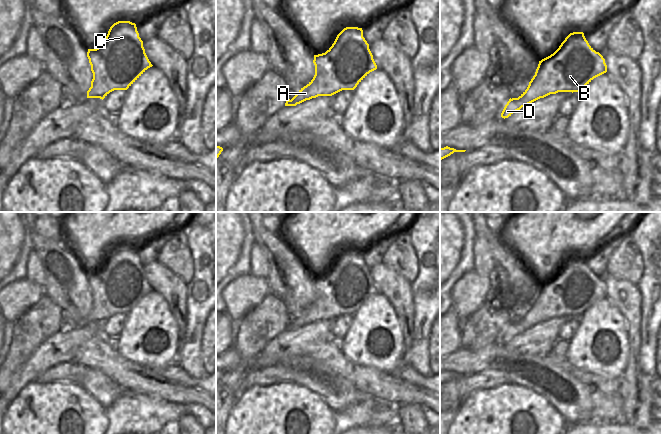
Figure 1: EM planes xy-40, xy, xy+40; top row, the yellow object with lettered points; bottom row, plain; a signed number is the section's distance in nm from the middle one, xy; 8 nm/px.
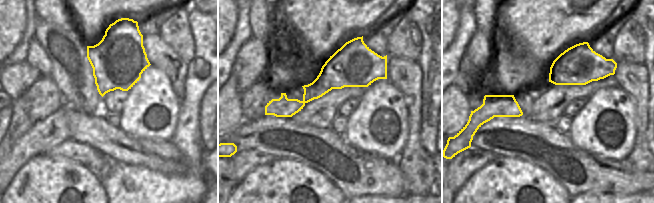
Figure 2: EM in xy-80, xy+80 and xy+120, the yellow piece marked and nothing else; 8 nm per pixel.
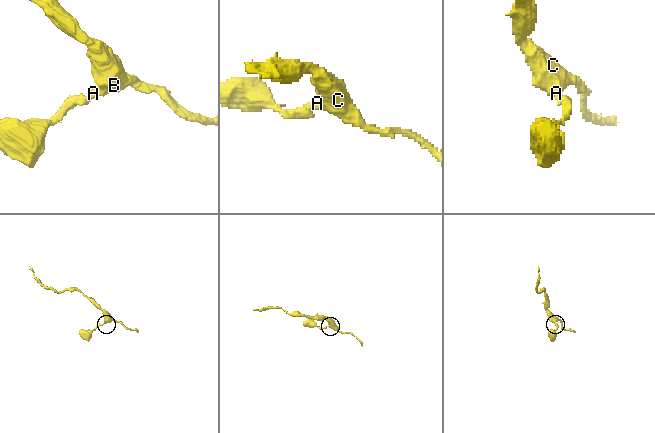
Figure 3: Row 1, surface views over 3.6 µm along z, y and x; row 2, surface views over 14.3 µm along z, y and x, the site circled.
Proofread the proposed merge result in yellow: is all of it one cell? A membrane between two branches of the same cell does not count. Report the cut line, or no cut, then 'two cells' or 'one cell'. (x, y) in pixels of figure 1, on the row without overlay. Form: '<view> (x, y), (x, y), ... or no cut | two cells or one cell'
no cut | one cell

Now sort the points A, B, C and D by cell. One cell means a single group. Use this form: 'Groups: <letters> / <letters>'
Groups: A B C D

